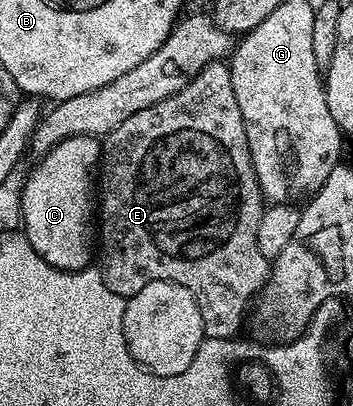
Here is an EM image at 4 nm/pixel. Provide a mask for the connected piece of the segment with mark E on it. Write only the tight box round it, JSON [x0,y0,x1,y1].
[99,62,271,340]

